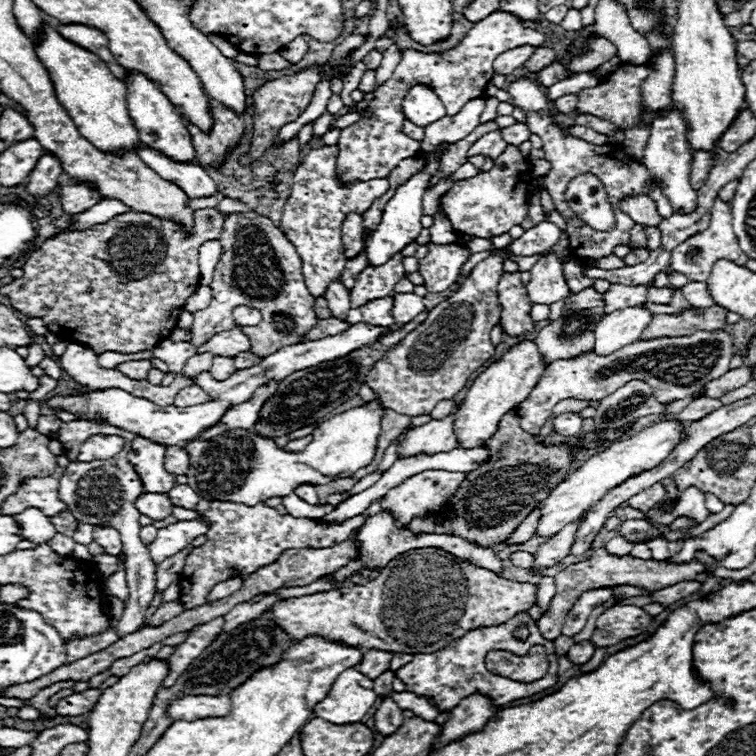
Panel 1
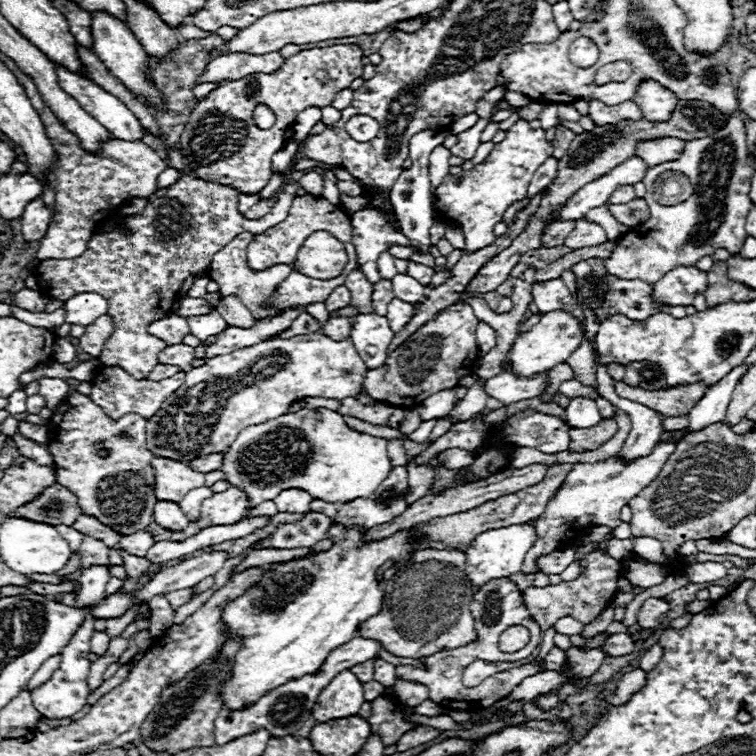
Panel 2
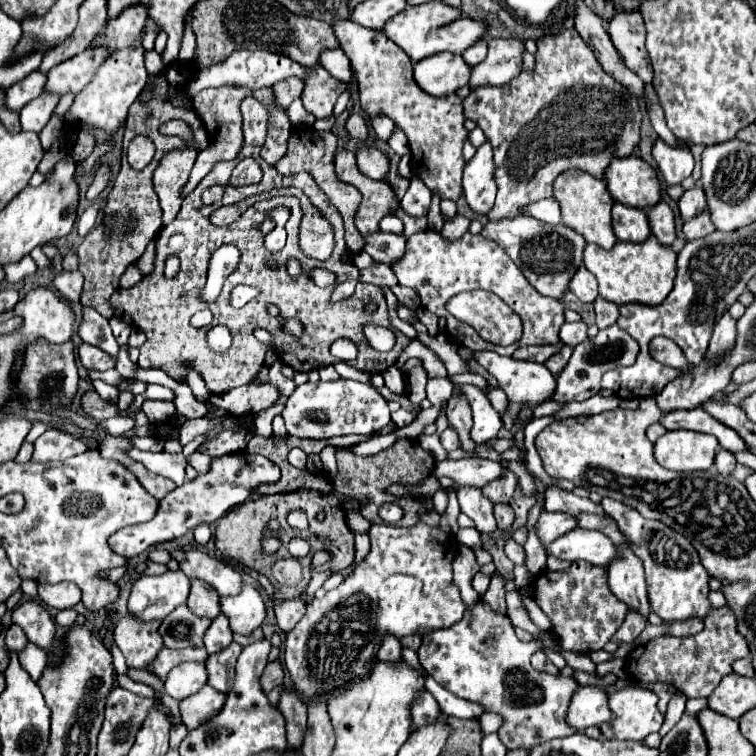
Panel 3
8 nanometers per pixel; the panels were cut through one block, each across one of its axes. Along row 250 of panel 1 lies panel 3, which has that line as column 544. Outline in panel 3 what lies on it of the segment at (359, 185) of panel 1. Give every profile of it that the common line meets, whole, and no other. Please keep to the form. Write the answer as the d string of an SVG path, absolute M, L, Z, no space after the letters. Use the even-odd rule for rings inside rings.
M424 230L424 232L412 234L406 242L406 252L404 252L402 260L396 260L392 264L392 270L394 270L400 286L408 286L418 292L418 298L420 298L420 304L424 310L428 310L440 318L446 318L446 330L448 330L450 338L454 342L458 342L460 346L466 346L474 352L494 350L496 354L512 356L512 352L520 346L556 344L558 342L558 330L564 324L564 304L560 300L538 294L526 282L526 278L522 276L518 266L508 258L508 254L492 240L486 240L482 234L466 232L458 240L446 240L436 230ZM476 288L498 294L500 298L504 298L504 302L510 308L514 308L516 314L520 314L520 318L524 322L524 334L522 334L520 342L506 346L506 348L490 344L490 342L482 340L478 336L478 332L474 332L468 324L450 316L450 312L444 308L446 302L458 292L476 290Z

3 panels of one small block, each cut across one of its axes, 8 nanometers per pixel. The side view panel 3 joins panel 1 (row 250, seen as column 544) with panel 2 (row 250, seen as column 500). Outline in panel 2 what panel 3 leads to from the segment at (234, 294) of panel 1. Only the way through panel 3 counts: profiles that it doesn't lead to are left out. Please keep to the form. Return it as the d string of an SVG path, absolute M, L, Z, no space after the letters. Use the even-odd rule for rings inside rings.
M242 232L240 236L236 236L232 242L226 244L226 248L222 248L210 268L208 268L208 274L210 278L218 284L218 294L220 296L236 296L248 310L250 314L256 318L256 320L262 320L262 318L272 318L272 316L278 316L282 310L276 310L276 308L270 308L266 306L268 298L276 292L276 288L288 278L288 274L292 272L288 266L284 264L276 264L272 268L266 268L266 270L252 270L248 266L248 258L246 258L246 252L248 252L248 244L252 240L252 234L250 232Z

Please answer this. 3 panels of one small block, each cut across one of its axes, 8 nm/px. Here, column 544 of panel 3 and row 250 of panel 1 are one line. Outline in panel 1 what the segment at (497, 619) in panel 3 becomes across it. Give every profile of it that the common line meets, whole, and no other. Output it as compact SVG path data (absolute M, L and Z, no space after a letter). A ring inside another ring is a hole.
M716 200L714 206L712 206L712 216L710 216L710 226L708 230L688 238L684 244L676 246L674 252L672 252L672 260L670 260L670 266L672 270L688 276L692 282L706 282L708 280L708 274L712 270L712 264L716 260L732 260L734 264L746 264L748 262L748 256L738 248L738 240L732 232L732 214L730 214L730 204L728 202L722 202L722 200Z

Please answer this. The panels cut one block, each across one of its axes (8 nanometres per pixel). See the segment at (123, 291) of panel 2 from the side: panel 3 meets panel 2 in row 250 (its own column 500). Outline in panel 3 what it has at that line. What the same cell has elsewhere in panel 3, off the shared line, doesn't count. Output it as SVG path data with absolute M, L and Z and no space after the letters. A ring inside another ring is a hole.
M574 28L546 34L536 42L536 46L536 66L532 72L522 70L518 80L510 80L510 84L472 88L472 92L462 100L464 116L482 128L494 150L498 196L494 208L488 212L488 220L516 218L520 216L522 206L550 198L556 176L566 170L584 170L594 178L604 178L612 158L634 154L640 142L642 118L638 100L624 84L618 84L602 70L594 52Z

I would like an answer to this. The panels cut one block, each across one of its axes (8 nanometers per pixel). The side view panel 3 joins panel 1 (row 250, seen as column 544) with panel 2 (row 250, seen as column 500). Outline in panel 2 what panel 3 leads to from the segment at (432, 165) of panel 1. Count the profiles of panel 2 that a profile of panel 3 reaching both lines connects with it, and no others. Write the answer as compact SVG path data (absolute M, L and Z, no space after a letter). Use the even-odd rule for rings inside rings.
M366 208L354 212L352 220L352 244L356 248L358 266L368 278L368 282L376 284L380 280L380 272L376 260L382 252L388 252L390 246L410 246L410 240L404 236L402 228L396 228L386 220L384 210Z

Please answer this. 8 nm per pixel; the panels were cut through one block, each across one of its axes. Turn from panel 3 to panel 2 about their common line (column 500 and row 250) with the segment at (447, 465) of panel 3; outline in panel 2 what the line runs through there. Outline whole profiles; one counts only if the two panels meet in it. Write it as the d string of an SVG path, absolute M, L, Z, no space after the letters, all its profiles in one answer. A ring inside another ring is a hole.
M518 120L482 164L476 164L466 172L462 170L460 174L448 174L436 188L436 208L444 220L450 218L460 224L466 238L466 252L476 252L494 242L494 226L502 222L506 208L512 202L526 198L534 172L548 156L552 156L552 144L546 140L546 132L532 130L528 123Z

